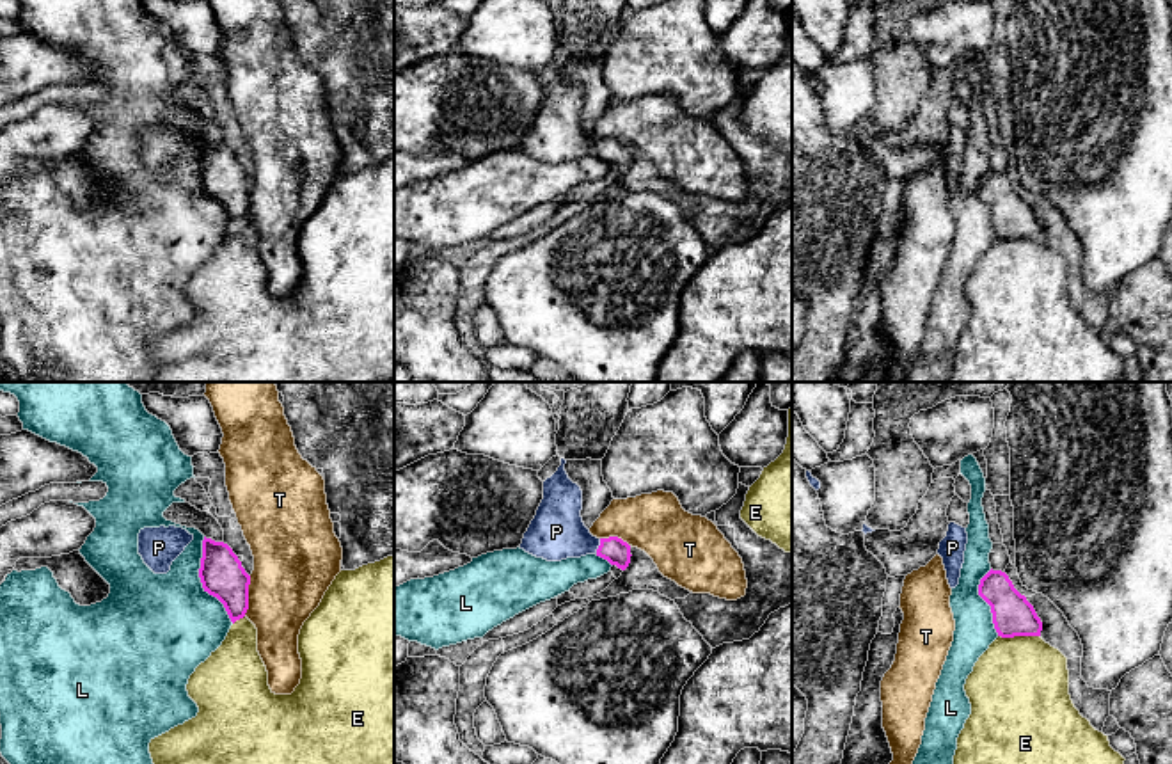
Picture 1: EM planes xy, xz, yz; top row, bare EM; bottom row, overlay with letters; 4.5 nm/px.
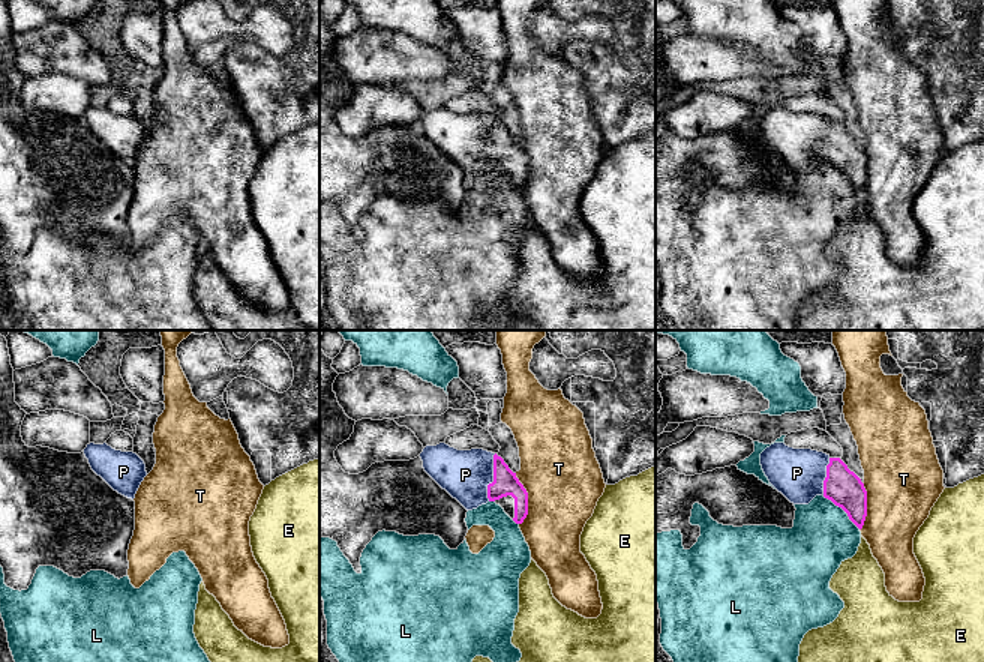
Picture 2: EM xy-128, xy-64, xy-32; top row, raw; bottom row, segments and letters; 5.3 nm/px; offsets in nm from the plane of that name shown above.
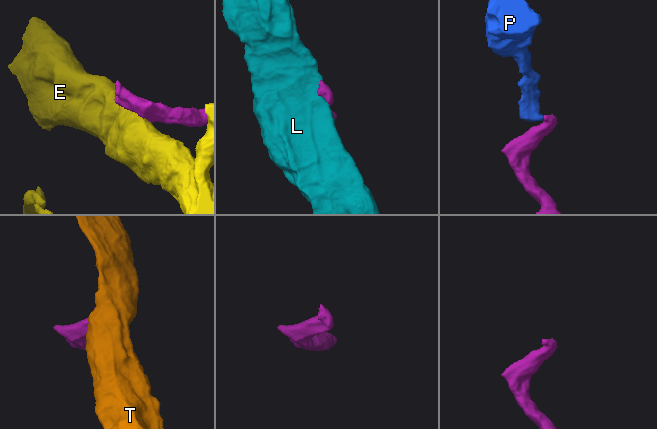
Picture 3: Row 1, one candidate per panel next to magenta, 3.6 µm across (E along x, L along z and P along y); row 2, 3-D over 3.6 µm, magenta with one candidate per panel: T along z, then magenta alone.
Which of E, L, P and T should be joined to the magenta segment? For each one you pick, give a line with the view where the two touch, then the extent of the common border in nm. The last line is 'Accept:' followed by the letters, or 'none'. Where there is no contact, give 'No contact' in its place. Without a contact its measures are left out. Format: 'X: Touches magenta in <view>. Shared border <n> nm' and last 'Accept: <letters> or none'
P: Touches magenta in xz. Shared border 80 nm
Accept: P

